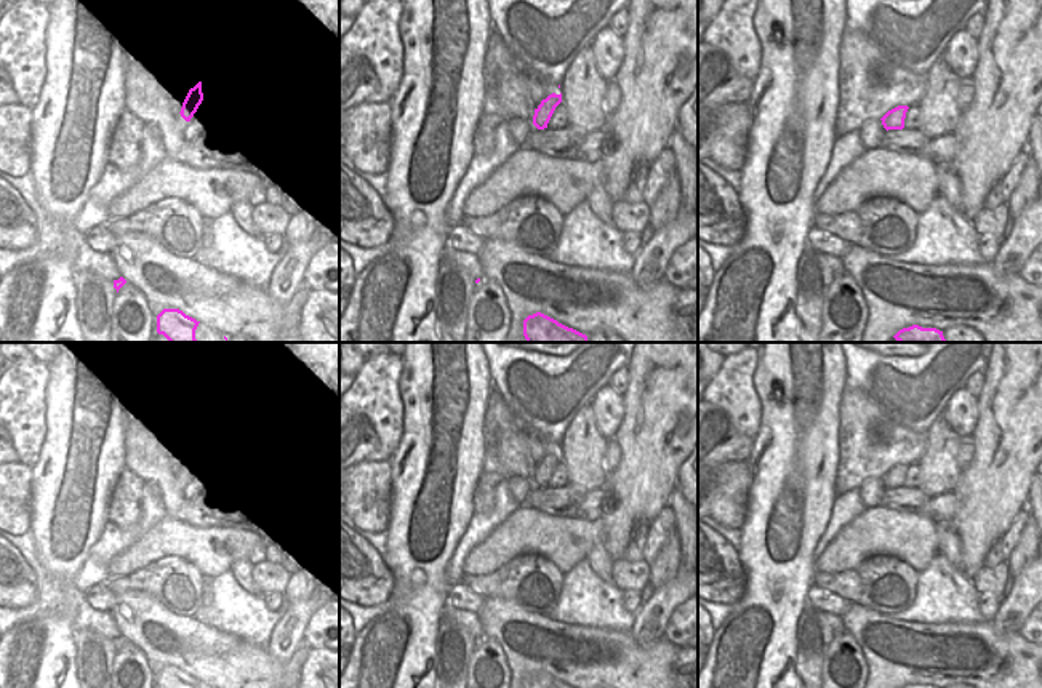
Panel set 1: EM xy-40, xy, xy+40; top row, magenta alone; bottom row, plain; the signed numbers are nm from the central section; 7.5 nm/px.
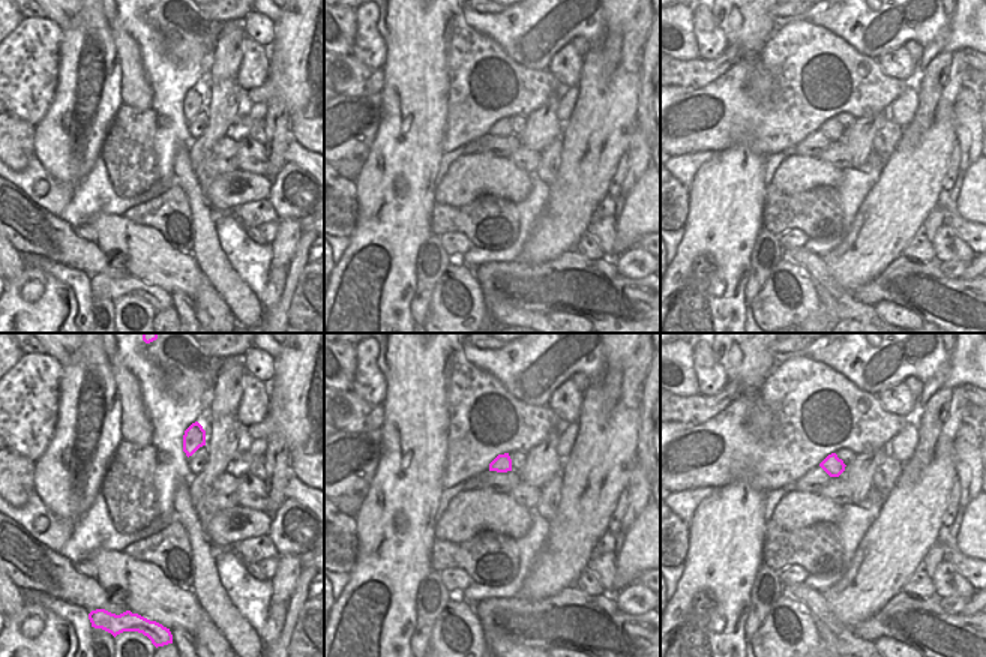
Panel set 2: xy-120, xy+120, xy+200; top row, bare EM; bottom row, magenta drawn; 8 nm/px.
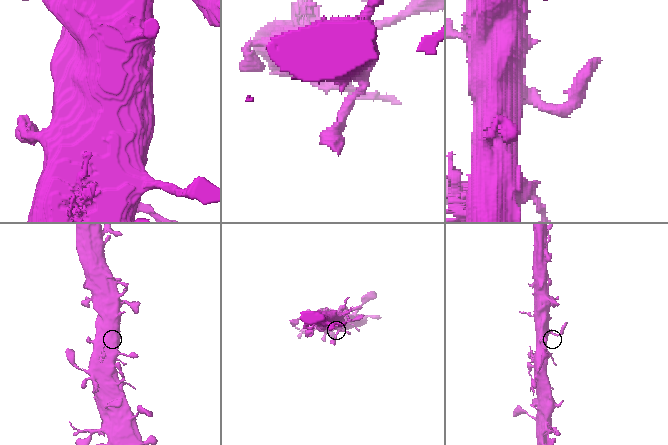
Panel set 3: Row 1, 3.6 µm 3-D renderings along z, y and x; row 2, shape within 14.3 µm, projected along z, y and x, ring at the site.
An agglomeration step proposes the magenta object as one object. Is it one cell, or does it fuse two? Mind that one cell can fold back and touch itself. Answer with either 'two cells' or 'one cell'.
one cell

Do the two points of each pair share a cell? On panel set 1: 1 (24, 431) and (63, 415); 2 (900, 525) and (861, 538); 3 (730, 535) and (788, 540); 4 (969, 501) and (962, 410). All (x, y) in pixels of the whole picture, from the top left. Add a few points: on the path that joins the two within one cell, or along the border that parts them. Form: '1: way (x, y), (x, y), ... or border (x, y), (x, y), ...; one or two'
1: border (47, 383), (47, 434), (37, 458); two
2: way (890, 532), (871, 532); one
3: border (740, 528), (740, 548), (737, 551); two
4: border (978, 399), (978, 421), (970, 436); two

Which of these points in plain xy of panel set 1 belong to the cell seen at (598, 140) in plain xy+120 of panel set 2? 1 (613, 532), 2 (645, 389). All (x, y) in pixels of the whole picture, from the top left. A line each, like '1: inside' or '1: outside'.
1: inside
2: inside

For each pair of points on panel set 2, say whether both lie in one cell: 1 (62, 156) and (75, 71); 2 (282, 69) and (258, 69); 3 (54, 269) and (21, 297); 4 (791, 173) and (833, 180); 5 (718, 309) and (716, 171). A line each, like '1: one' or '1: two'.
1: one
2: two
3: two
4: one
5: one

